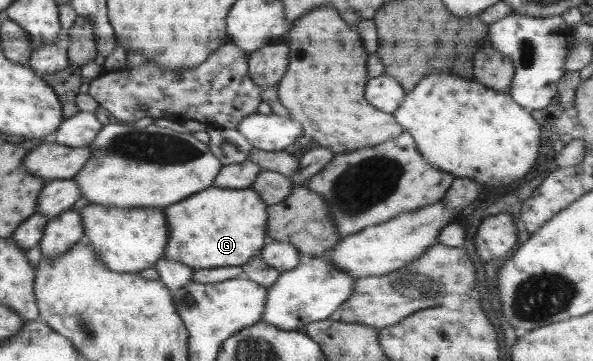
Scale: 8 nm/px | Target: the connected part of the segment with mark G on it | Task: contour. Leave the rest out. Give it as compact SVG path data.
M215 185L181 202L163 207L169 226L164 258L201 269L242 266L257 256L269 240L267 207L251 187L235 190Z

